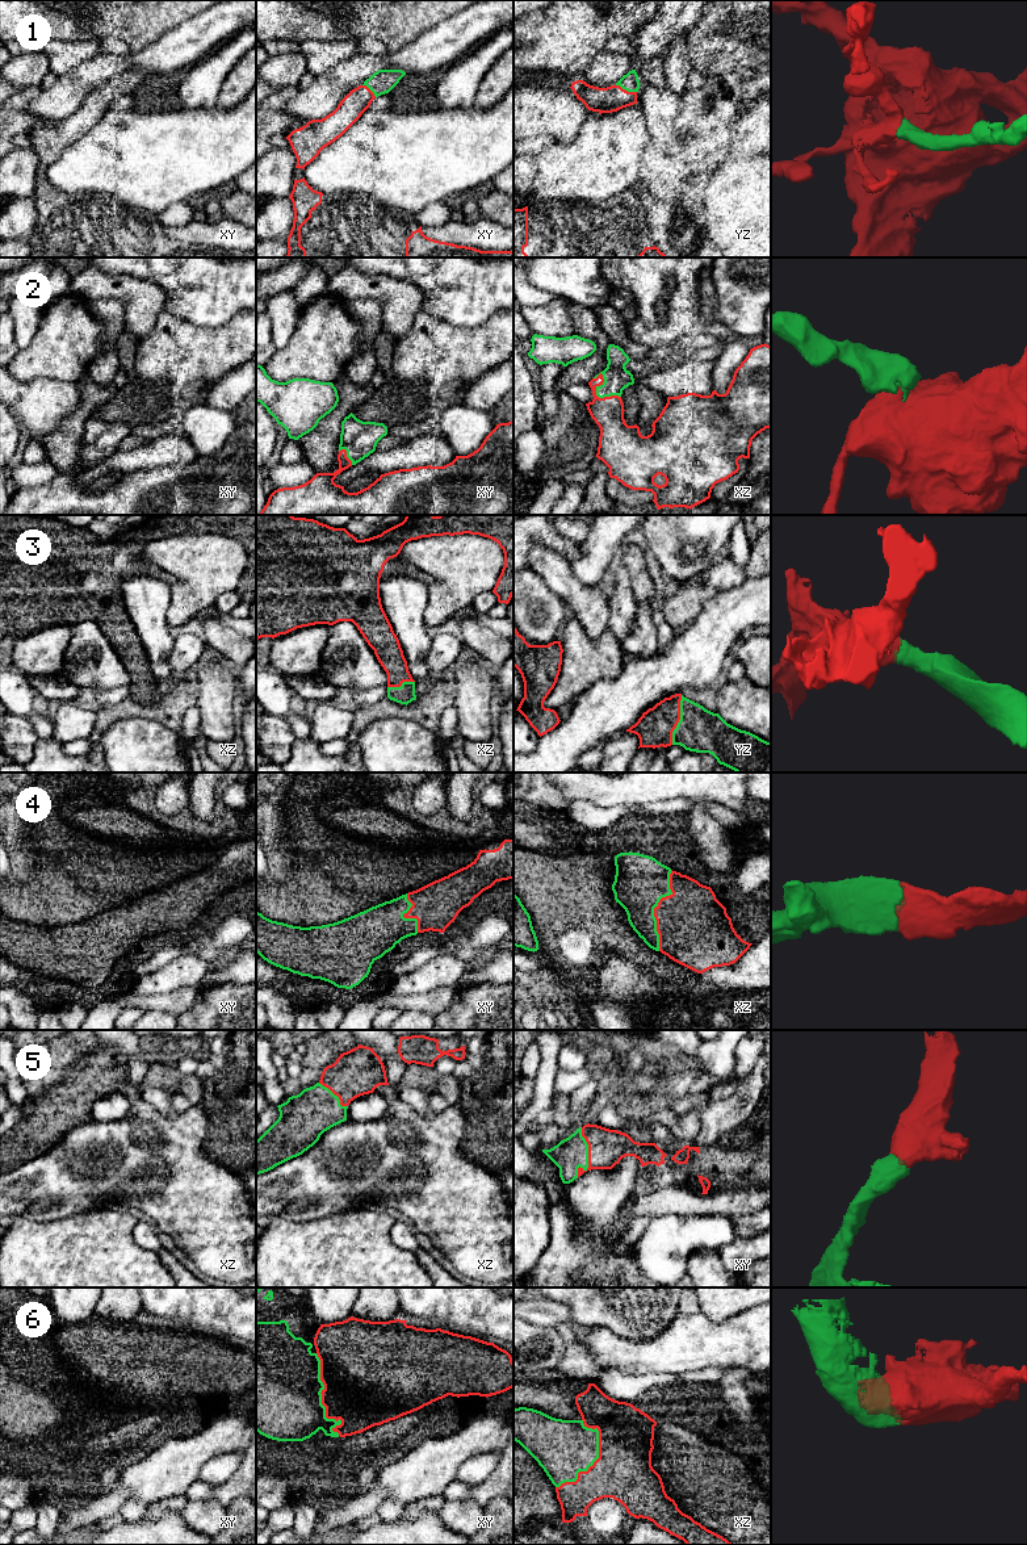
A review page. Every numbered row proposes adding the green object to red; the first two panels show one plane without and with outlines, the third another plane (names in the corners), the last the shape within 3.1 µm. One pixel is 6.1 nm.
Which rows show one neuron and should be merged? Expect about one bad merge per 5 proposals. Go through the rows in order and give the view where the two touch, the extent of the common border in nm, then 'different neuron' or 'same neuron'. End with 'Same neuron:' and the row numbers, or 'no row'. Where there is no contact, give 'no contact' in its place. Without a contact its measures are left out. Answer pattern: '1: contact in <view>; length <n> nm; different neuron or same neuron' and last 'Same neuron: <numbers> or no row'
1: contact in yz; length 140 nm; same neuron
2: contact in xz; length 200 nm; same neuron
3: contact in yz; length 320 nm; same neuron
4: contact in xz; length 500 nm; same neuron
5: contact in xy; length 300 nm; same neuron
6: contact in xy; length 500 nm; same neuron
Same neuron: 1, 2, 3, 4, 5, 6

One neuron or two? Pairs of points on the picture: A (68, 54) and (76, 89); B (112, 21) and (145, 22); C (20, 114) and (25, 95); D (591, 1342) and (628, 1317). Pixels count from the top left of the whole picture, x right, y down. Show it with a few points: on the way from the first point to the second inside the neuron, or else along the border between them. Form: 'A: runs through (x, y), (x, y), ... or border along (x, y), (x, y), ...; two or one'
A: border along (99, 51), (58, 76); two
B: runs through (120, 21), (137, 21); one
C: runs through (20, 109), (21, 100); one
D: border along (590, 1327), (606, 1327), (621, 1338), (637, 1340); two

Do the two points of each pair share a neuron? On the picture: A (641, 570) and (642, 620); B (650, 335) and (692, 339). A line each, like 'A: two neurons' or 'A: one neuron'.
A: one neuron
B: two neurons

